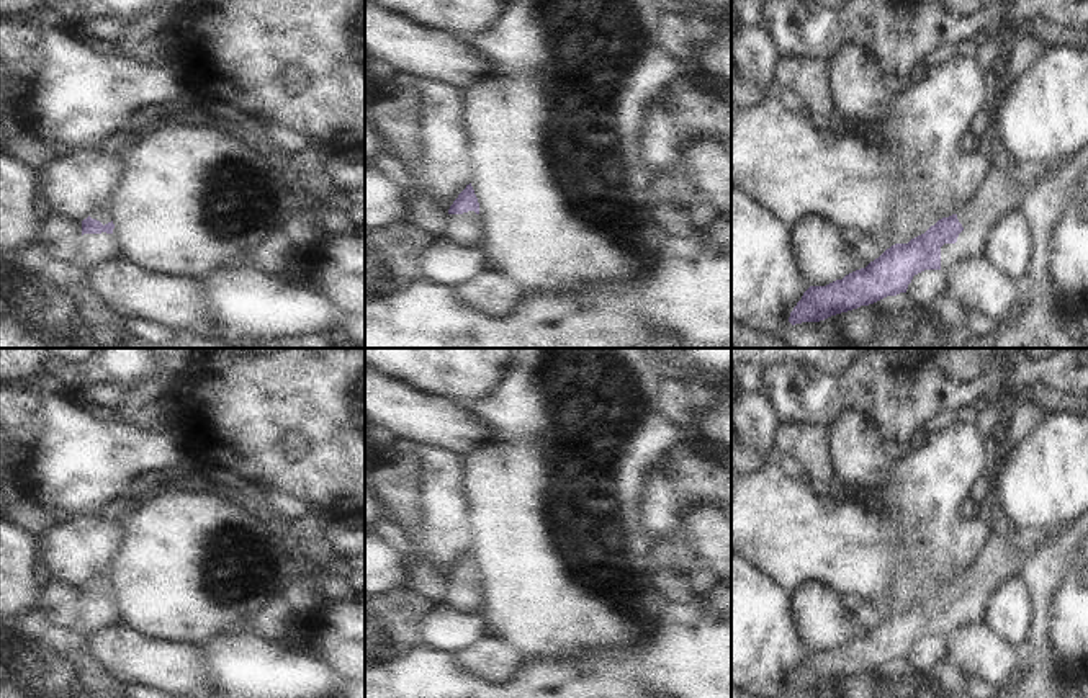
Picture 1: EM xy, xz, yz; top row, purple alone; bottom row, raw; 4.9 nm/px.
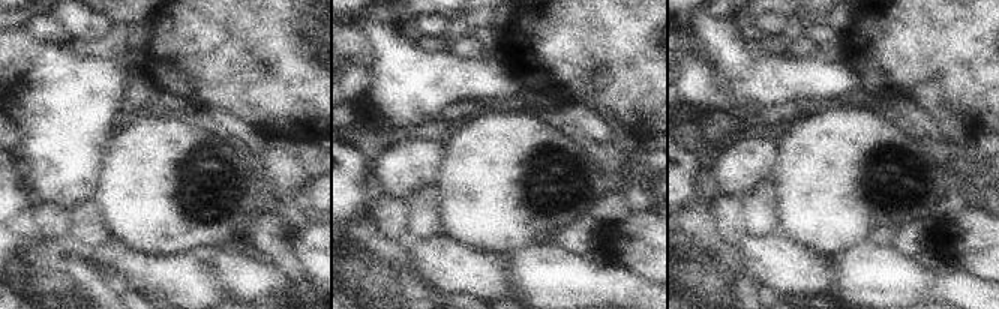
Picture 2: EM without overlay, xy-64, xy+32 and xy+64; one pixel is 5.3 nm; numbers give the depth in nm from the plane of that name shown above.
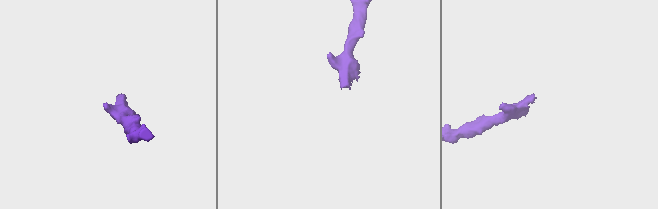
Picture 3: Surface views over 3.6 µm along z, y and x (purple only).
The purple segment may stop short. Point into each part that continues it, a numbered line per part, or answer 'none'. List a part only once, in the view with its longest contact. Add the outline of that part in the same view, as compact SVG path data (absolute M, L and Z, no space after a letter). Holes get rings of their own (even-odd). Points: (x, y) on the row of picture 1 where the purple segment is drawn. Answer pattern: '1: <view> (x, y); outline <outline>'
1: xz (467, 229); outline M474 211L448 214L445 237L465 247L479 245L484 237L481 214Z

